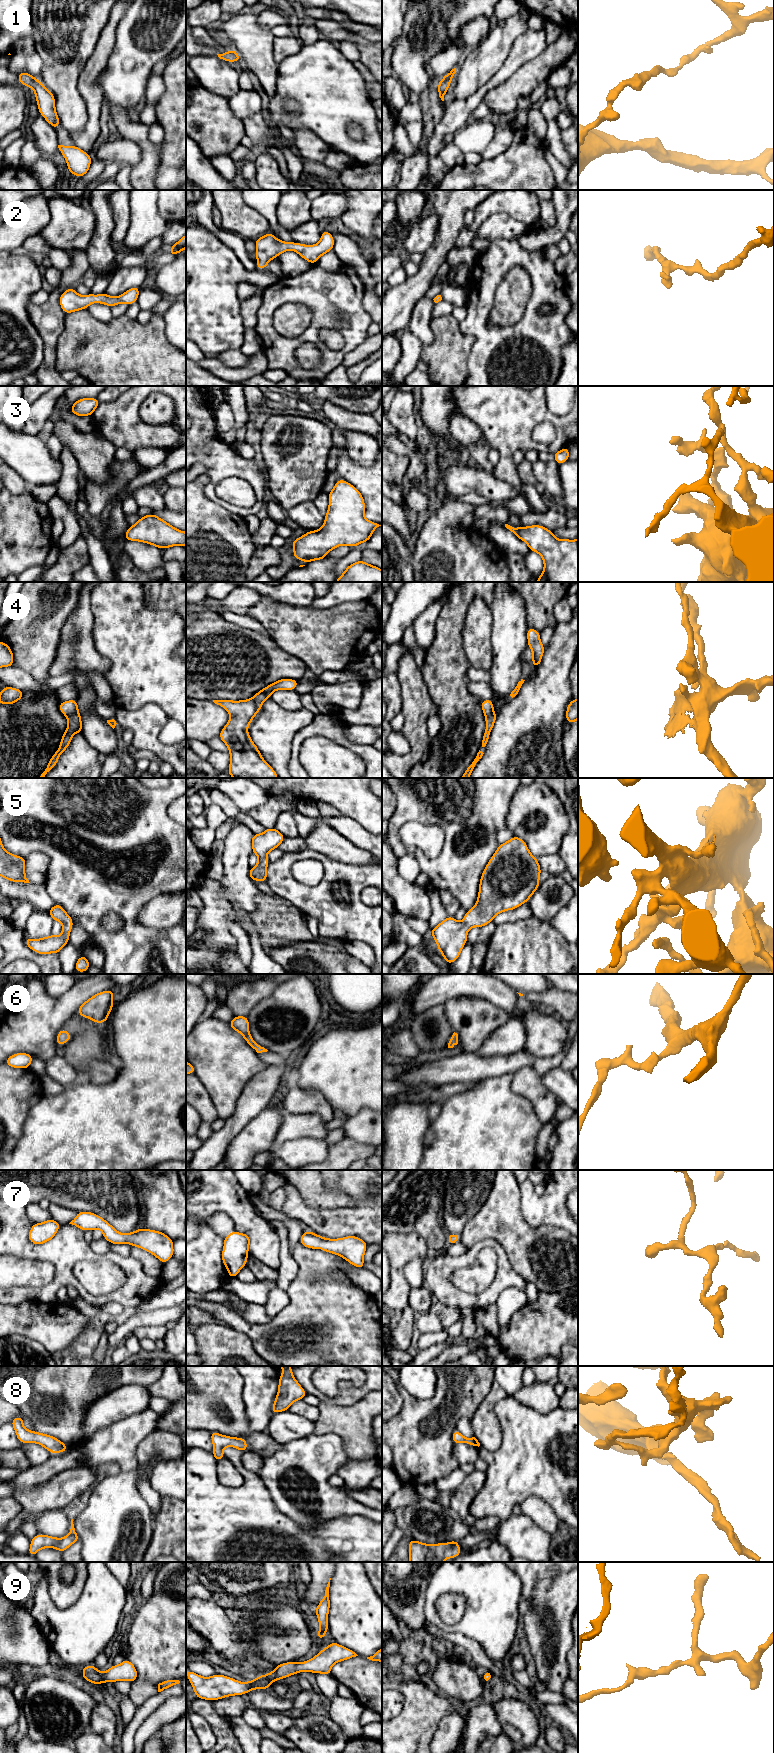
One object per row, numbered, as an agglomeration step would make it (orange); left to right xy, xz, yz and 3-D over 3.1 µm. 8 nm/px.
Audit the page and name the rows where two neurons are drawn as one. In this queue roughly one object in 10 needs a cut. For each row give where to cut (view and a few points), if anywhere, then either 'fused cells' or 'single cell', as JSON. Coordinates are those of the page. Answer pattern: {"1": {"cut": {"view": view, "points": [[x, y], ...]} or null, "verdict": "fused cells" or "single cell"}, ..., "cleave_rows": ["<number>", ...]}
{"1": {"cut": null, "verdict": "single cell"}, "2": {"cut": null, "verdict": "single cell"}, "3": {"cut": null, "verdict": "single cell"}, "4": {"cut": null, "verdict": "single cell"}, "5": {"cut": null, "verdict": "single cell"}, "6": {"cut": null, "verdict": "single cell"}, "7": {"cut": null, "verdict": "single cell"}, "8": {"cut": null, "verdict": "single cell"}, "9": {"cut": null, "verdict": "single cell"}, "cleave_rows": []}

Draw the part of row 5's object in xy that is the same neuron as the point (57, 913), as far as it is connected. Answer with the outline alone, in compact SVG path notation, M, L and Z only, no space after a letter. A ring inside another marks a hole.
M58 903L54 905L49 911L47 911L53 920L62 923L63 933L60 936L53 936L52 934L41 938L41 939L31 939L29 937L25 938L26 945L38 954L50 954L56 953L69 943L69 935L72 930L73 920Z

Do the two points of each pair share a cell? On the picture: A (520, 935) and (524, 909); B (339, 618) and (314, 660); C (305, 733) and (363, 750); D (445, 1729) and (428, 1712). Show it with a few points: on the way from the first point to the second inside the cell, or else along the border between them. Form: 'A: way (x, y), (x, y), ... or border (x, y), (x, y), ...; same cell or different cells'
A: border (531, 915), (514, 922), (503, 922), (499, 925); different cells
B: way (339, 628), (339, 631), (322, 650); same cell
C: way (319, 731), (332, 731), (349, 744); same cell
D: border (455, 1709), (439, 1722), (431, 1742); different cells

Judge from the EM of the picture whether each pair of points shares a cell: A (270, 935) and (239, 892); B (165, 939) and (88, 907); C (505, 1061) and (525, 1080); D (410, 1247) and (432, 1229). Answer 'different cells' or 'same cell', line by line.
A: different cells
B: same cell
C: different cells
D: different cells

